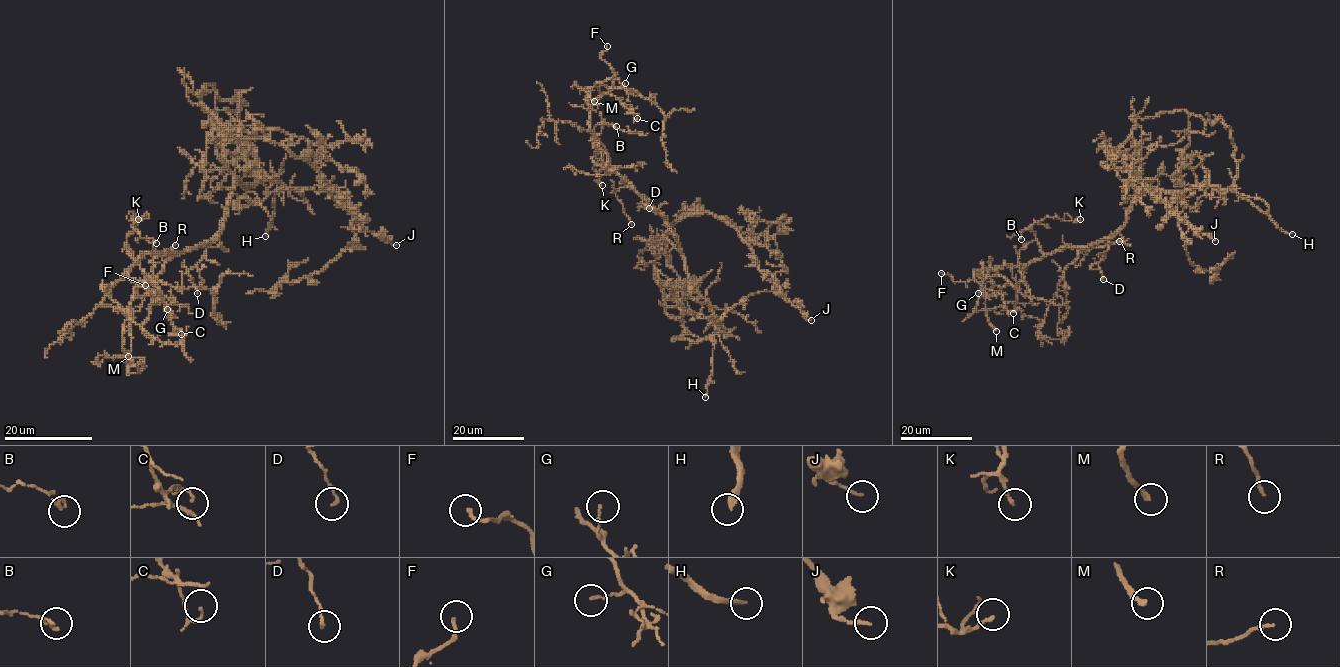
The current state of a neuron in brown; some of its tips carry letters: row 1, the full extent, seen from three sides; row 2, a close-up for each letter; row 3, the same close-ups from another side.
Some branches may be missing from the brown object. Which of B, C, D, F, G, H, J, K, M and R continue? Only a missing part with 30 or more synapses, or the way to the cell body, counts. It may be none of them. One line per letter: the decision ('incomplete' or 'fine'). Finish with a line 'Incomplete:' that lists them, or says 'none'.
B: fine
C: fine
D: fine
F: fine
G: fine
H: incomplete
J: fine
K: fine
M: fine
R: fine
Incomplete: H

